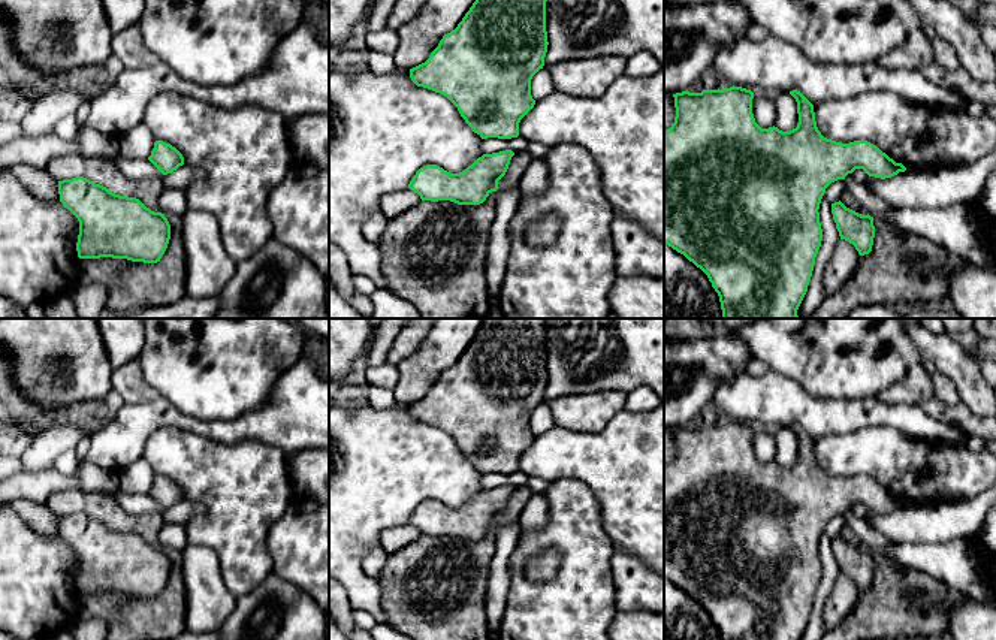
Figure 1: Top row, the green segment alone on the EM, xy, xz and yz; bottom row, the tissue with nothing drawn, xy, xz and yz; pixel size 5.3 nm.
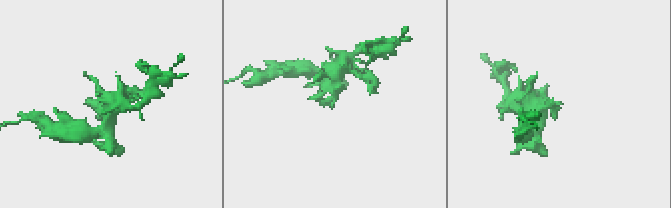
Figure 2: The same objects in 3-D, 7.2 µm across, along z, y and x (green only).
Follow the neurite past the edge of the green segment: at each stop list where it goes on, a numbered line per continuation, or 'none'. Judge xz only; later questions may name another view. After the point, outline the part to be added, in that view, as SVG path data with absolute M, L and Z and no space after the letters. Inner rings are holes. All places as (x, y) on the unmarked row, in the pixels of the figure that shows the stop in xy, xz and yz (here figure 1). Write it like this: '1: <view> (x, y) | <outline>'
1: xz (507, 534) | M519 522L497 525L497 549L489 565L485 595L486 622L491 637L497 636L505 615L510 589L510 556L520 538Z

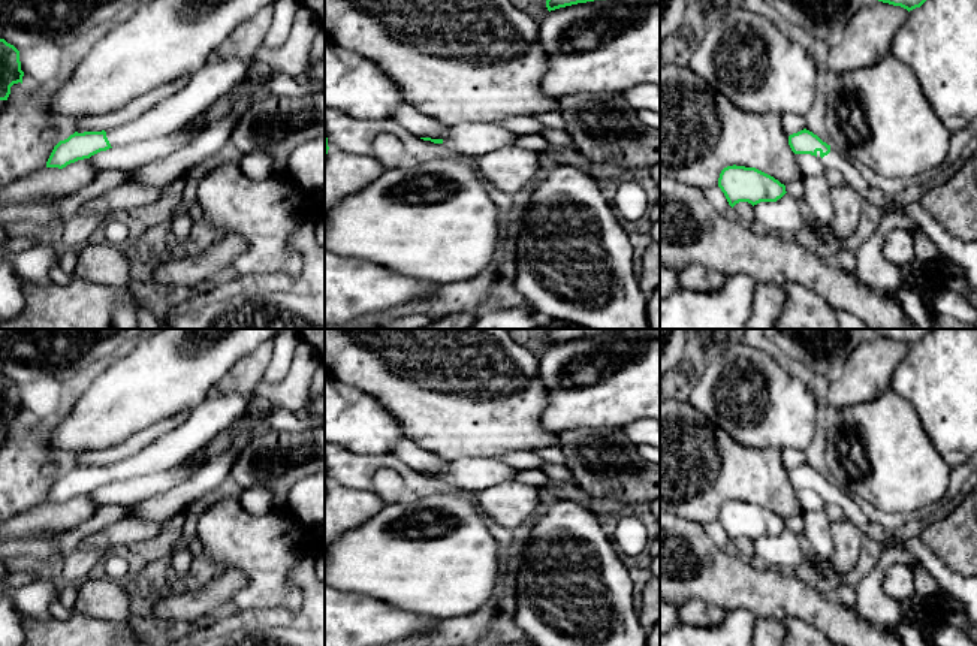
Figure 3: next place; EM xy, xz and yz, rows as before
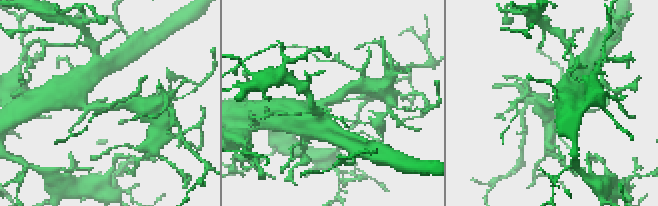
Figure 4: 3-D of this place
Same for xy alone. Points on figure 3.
1: xy (211, 416) | M221 392L215 398L206 398L177 429L153 440L138 453L106 465L111 482L165 471L181 464L239 419L247 405L248 396L241 392Z

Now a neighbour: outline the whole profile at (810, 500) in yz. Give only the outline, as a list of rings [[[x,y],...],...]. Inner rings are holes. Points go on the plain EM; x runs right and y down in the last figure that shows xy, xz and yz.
[[[796,489],[796,495],[803,511],[824,511],[826,502],[815,490]]]

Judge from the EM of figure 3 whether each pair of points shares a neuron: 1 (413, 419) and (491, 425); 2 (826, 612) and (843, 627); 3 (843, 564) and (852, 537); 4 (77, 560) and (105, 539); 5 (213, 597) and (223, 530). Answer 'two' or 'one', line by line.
1: one
2: one
3: one
4: two
5: two

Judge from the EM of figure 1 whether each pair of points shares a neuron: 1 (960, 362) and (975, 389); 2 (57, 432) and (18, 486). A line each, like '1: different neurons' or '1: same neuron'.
1: same neuron
2: different neurons

